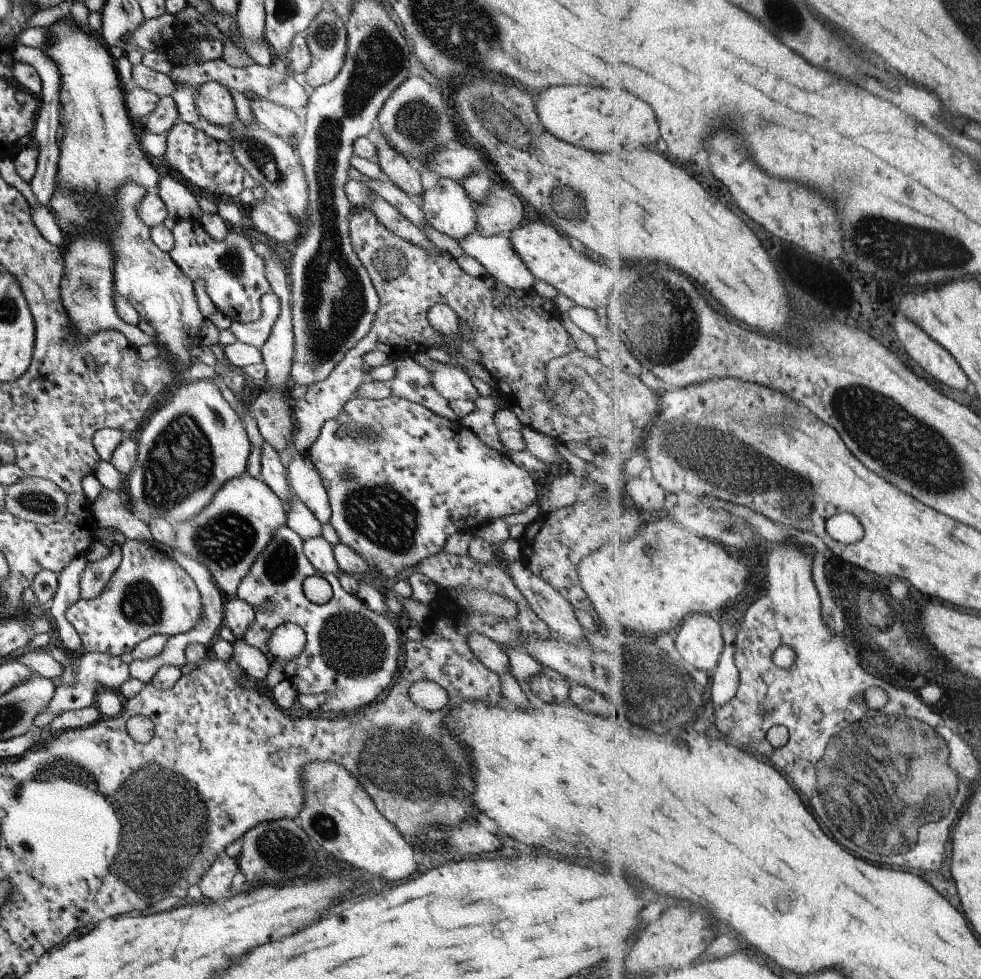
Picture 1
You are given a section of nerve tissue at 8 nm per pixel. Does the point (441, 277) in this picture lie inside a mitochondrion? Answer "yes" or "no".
no

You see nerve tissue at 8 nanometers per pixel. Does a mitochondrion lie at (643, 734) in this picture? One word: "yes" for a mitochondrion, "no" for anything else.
yes

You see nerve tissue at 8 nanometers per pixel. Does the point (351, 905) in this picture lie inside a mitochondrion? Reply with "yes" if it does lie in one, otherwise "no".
no

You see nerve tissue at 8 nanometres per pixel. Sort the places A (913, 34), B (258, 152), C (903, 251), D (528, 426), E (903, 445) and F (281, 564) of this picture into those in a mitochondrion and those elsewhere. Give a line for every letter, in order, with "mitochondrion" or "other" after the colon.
A: other
B: mitochondrion
C: mitochondrion
D: other
E: mitochondrion
F: mitochondrion

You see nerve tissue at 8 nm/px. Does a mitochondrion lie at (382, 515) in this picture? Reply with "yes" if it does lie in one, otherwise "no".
yes

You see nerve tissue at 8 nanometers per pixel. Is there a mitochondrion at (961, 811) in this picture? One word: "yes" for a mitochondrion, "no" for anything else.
no

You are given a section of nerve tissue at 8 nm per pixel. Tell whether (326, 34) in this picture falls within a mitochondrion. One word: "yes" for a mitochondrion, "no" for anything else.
yes

